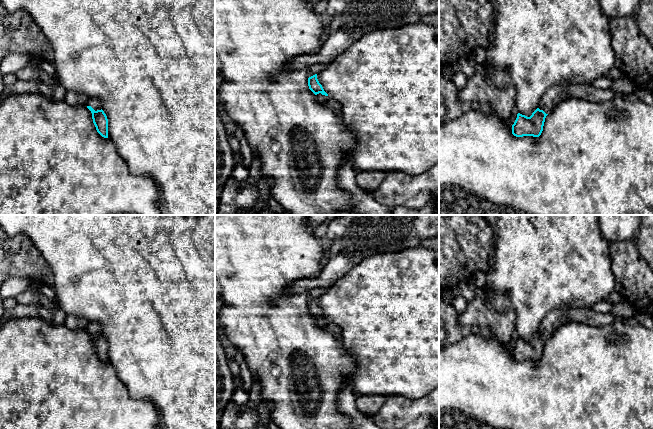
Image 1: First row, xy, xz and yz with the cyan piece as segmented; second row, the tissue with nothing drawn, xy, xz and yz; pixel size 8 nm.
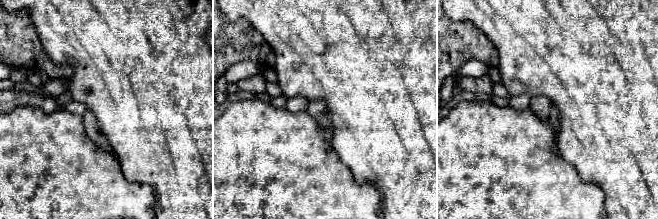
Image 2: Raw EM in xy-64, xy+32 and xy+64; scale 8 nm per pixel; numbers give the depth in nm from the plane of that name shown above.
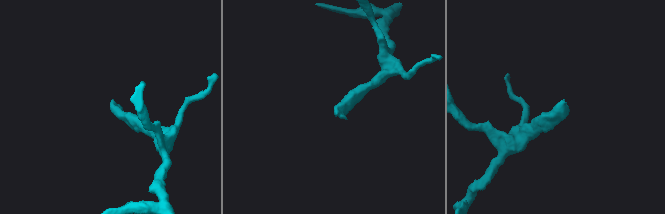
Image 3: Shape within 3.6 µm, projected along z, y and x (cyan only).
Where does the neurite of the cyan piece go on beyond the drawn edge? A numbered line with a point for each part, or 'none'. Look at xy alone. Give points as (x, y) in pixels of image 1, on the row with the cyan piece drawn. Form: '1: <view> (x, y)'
1: xy (95, 103)

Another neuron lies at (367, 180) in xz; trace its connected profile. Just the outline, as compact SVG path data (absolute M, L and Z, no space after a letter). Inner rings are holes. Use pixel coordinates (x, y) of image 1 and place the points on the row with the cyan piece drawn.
M357 171L356 183L361 189L372 193L381 184L385 174L385 171Z

